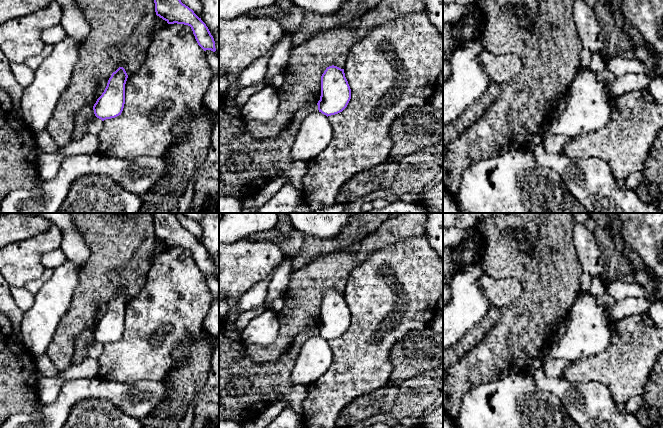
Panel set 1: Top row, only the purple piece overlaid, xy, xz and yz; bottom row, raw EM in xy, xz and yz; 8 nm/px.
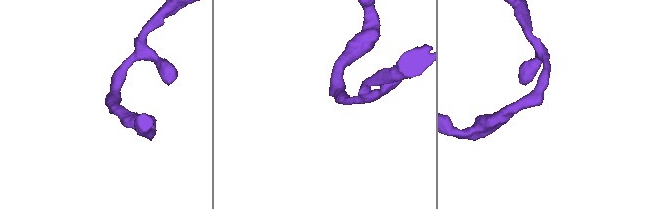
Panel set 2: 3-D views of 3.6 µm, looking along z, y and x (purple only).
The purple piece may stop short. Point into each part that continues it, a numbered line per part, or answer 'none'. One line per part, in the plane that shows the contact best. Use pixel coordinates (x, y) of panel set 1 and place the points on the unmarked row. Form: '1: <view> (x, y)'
none

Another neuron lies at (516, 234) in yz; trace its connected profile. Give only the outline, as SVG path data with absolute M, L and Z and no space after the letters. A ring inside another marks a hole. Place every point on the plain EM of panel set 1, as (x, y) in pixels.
M507 230L505 234L514 239L522 239L526 235L525 231L523 230Z

